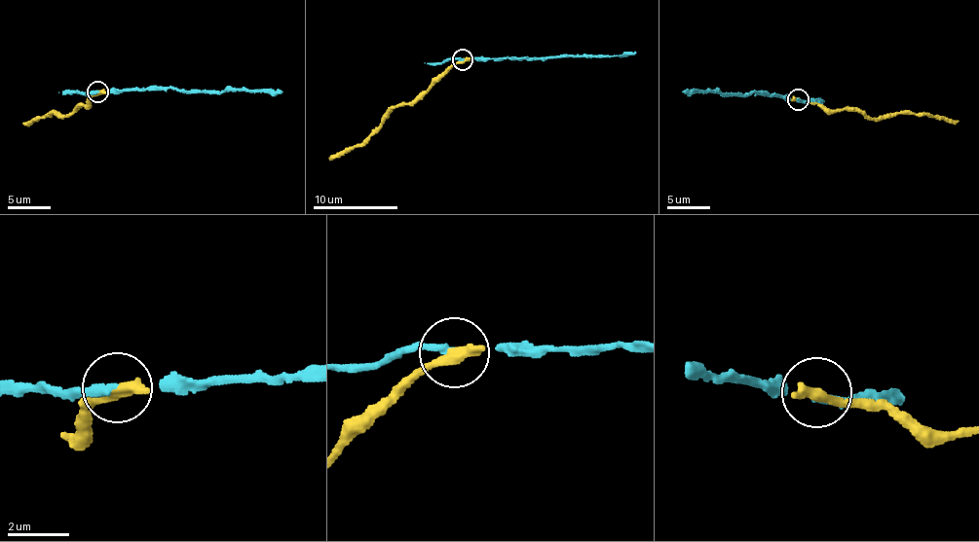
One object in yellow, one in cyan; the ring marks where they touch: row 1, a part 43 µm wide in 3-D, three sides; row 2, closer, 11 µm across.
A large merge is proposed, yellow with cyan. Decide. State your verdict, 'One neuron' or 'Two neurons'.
Two neurons

